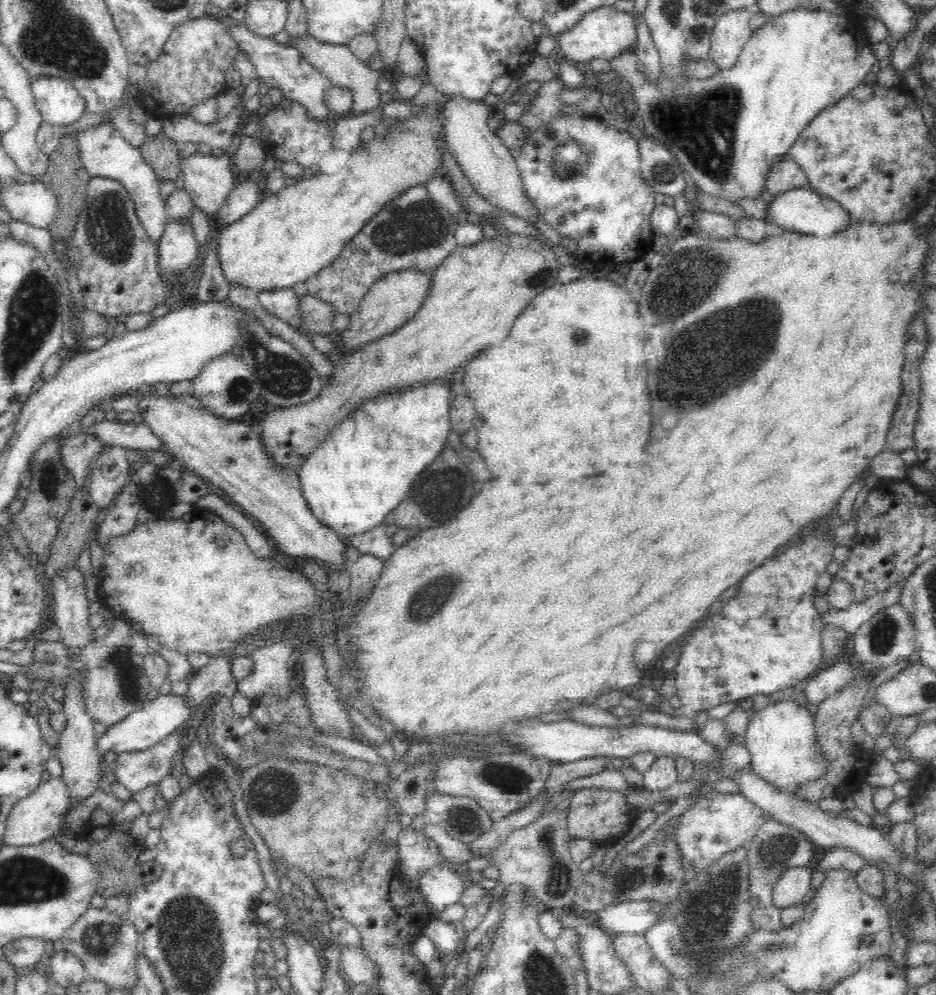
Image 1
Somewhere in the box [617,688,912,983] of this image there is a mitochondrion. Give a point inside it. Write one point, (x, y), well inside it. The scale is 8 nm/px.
(709, 906)

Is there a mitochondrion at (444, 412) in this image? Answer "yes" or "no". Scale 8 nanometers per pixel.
no

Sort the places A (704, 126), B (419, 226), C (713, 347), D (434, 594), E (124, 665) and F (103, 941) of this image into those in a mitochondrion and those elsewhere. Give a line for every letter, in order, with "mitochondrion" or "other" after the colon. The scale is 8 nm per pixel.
A: mitochondrion
B: mitochondrion
C: mitochondrion
D: mitochondrion
E: mitochondrion
F: mitochondrion

